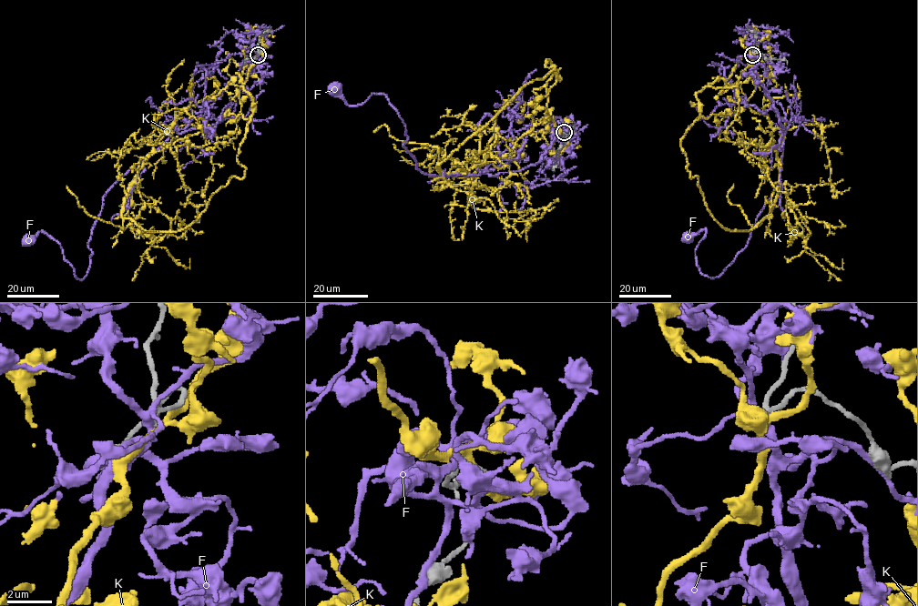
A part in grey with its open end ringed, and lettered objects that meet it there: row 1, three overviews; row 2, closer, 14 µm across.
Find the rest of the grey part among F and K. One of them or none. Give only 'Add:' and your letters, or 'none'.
Add: none

